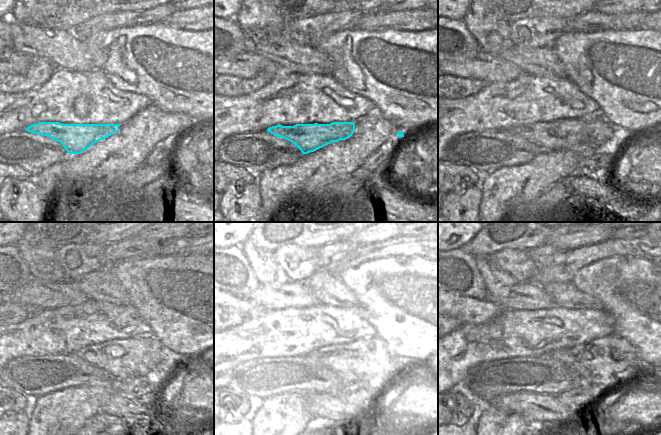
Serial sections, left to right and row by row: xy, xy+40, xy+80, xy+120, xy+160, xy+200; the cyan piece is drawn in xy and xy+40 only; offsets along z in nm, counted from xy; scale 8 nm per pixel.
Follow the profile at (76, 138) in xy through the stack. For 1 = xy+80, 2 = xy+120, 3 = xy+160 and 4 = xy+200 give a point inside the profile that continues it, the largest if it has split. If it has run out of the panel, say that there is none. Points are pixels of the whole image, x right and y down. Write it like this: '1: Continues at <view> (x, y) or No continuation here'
1: Continues at xy+80 (567, 133)
2: Continues at xy+120 (135, 357)
3: Continues at xy+160 (368, 360)
4: Continues at xy+200 (611, 363)

